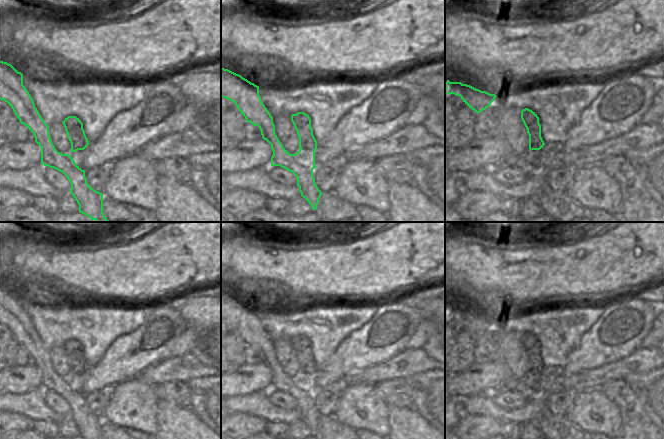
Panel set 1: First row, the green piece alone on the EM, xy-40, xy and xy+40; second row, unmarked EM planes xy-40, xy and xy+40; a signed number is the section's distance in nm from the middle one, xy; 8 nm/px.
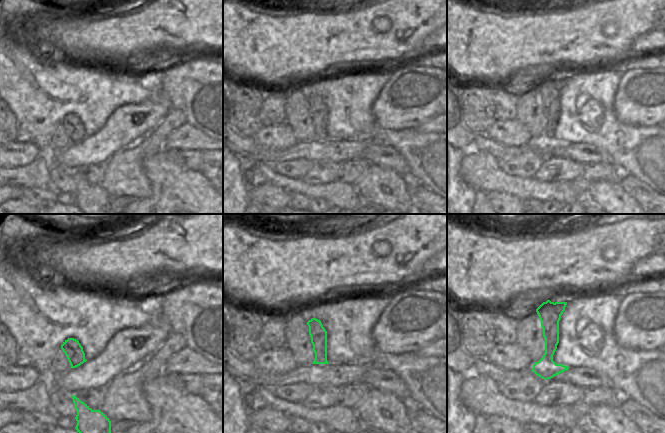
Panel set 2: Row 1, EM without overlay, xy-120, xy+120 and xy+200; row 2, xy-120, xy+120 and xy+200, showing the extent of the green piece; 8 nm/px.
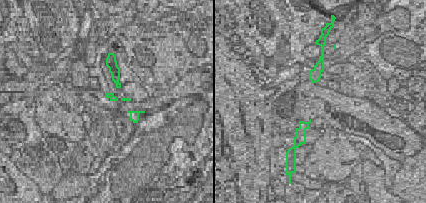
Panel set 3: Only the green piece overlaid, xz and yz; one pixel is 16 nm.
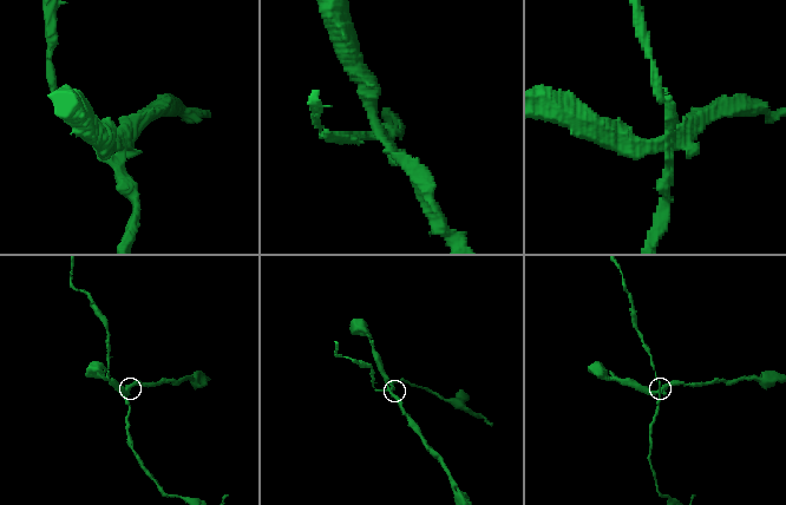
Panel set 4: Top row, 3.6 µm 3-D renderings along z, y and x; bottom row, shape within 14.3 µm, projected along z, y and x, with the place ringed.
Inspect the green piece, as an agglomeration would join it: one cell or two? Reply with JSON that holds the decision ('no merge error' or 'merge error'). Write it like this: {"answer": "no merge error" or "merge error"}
{"answer": "merge error"}

